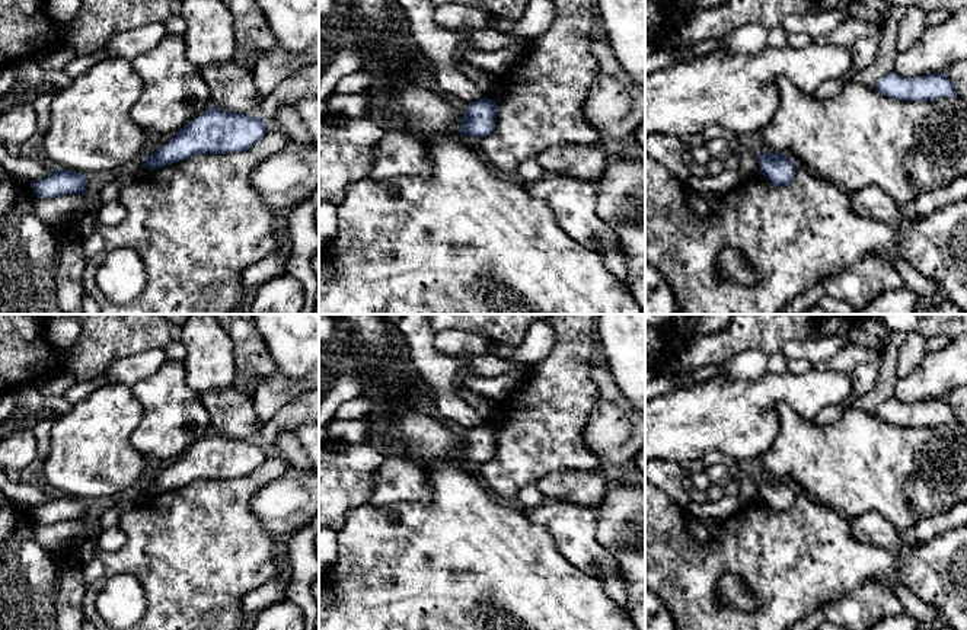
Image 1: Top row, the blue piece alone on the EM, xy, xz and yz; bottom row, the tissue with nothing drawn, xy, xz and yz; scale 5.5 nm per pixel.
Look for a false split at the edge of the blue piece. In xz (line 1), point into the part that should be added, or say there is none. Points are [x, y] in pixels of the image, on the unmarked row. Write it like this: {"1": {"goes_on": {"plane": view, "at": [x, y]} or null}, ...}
{"1": {"goes_on": null}}

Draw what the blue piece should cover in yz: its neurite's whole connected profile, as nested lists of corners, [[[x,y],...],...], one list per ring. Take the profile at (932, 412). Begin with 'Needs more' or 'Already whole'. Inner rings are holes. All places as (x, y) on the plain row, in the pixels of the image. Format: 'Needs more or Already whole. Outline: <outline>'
Already whole. Outline: [[[897,399],[883,402],[875,410],[883,420],[901,428],[928,428],[941,423],[957,423],[957,415],[947,399],[931,399],[903,403]]]

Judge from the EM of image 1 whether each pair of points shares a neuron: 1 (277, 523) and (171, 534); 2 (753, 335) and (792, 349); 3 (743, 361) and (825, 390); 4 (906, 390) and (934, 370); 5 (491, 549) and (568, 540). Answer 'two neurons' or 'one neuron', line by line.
1: two neurons
2: two neurons
3: two neurons
4: one neuron
5: two neurons

